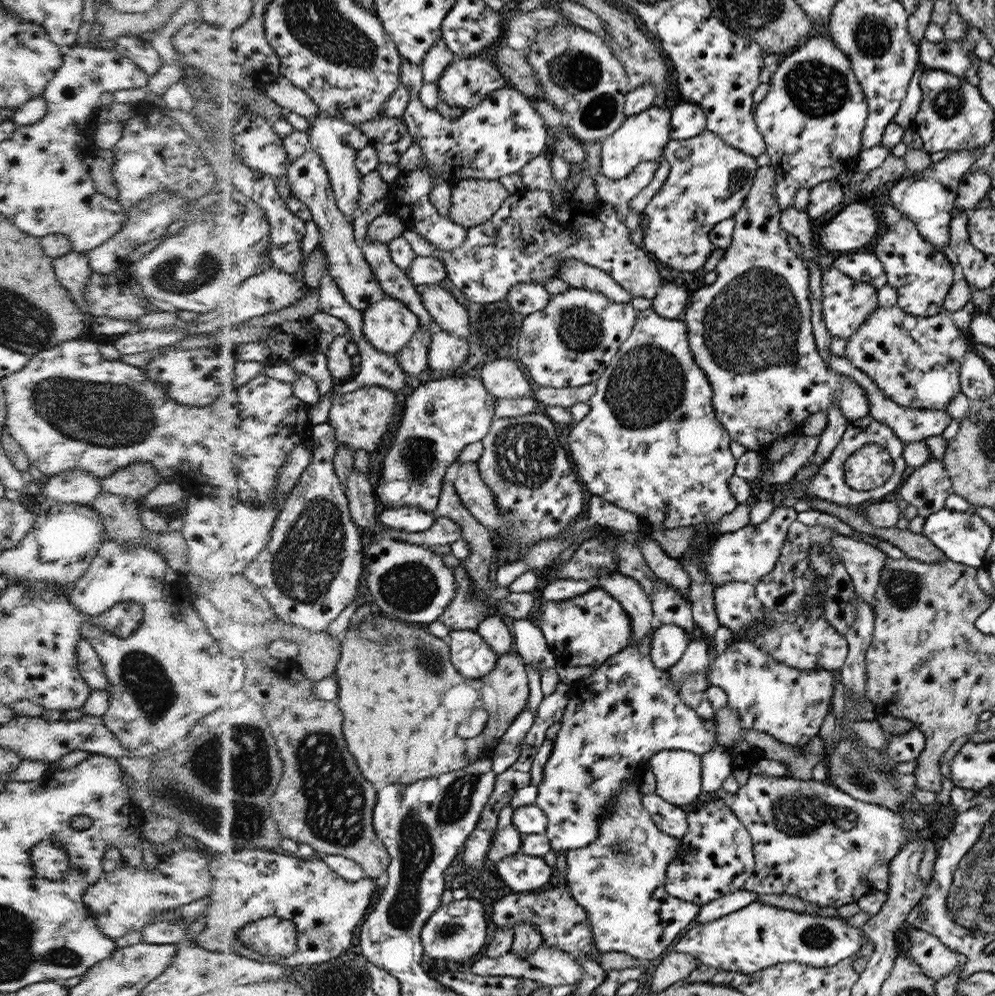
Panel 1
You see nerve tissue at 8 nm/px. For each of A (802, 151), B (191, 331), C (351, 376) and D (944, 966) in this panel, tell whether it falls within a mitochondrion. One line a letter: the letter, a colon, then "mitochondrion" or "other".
A: other
B: other
C: other
D: other

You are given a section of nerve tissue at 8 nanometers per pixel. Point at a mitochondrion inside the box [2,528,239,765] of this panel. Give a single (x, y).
(154, 694)

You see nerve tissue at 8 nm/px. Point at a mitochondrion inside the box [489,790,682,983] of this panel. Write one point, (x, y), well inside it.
(622, 849)

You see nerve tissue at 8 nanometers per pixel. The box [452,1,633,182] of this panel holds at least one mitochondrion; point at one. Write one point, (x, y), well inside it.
(574, 70)

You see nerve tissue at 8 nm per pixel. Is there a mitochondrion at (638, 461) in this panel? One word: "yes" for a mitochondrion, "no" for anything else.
no

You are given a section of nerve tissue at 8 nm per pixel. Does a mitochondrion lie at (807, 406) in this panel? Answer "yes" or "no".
no

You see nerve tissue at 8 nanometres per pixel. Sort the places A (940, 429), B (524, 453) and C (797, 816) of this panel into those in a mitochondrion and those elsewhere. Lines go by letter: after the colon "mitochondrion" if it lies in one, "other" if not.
A: other
B: mitochondrion
C: mitochondrion

